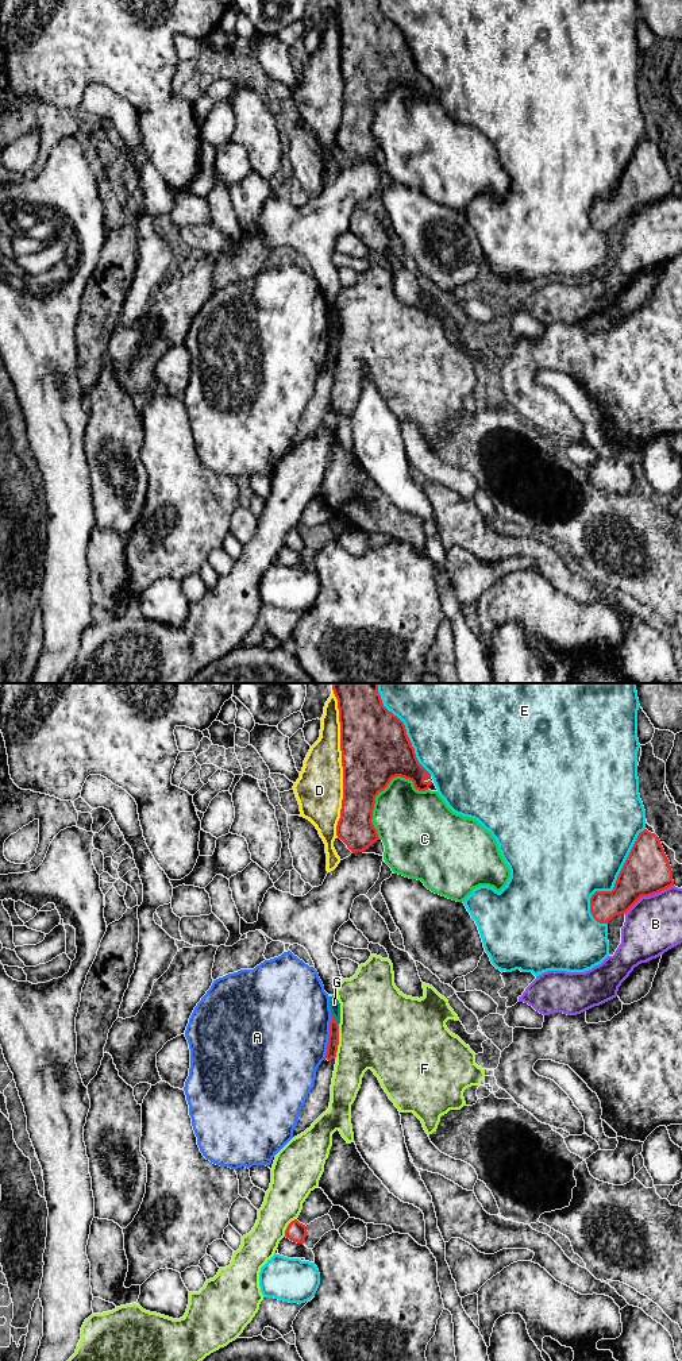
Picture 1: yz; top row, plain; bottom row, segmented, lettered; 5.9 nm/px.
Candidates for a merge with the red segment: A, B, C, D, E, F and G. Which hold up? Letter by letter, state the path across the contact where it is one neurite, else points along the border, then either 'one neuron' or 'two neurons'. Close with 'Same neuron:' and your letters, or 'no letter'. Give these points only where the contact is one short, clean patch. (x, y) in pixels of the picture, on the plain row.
A: two neurons
B: two neurons
C: two neurons
D: two neurons
E: two neurons
F: two neurons
G: along yz (331, 322), (338, 334) | two neurons
Same neuron: no letter

